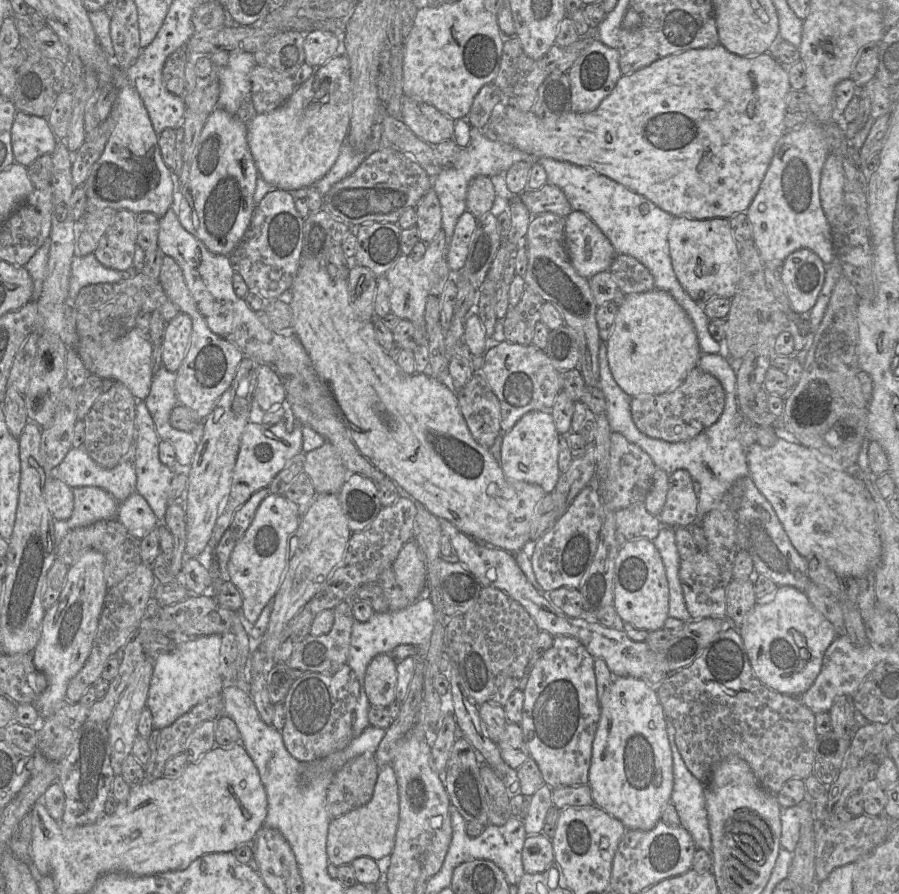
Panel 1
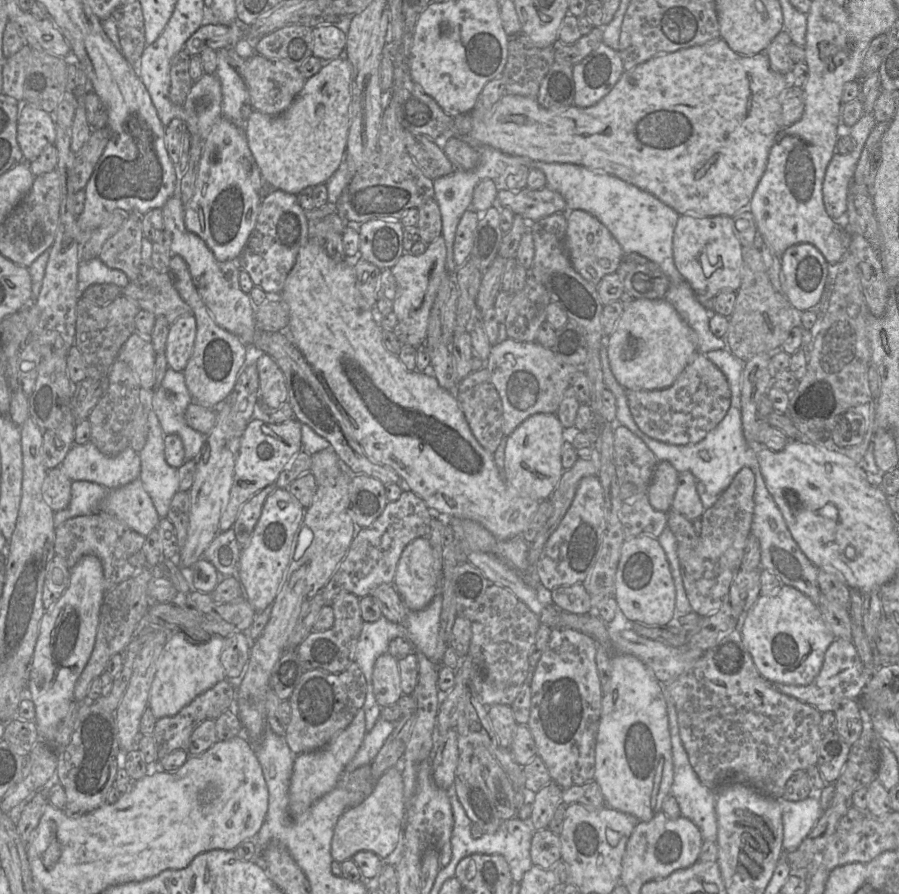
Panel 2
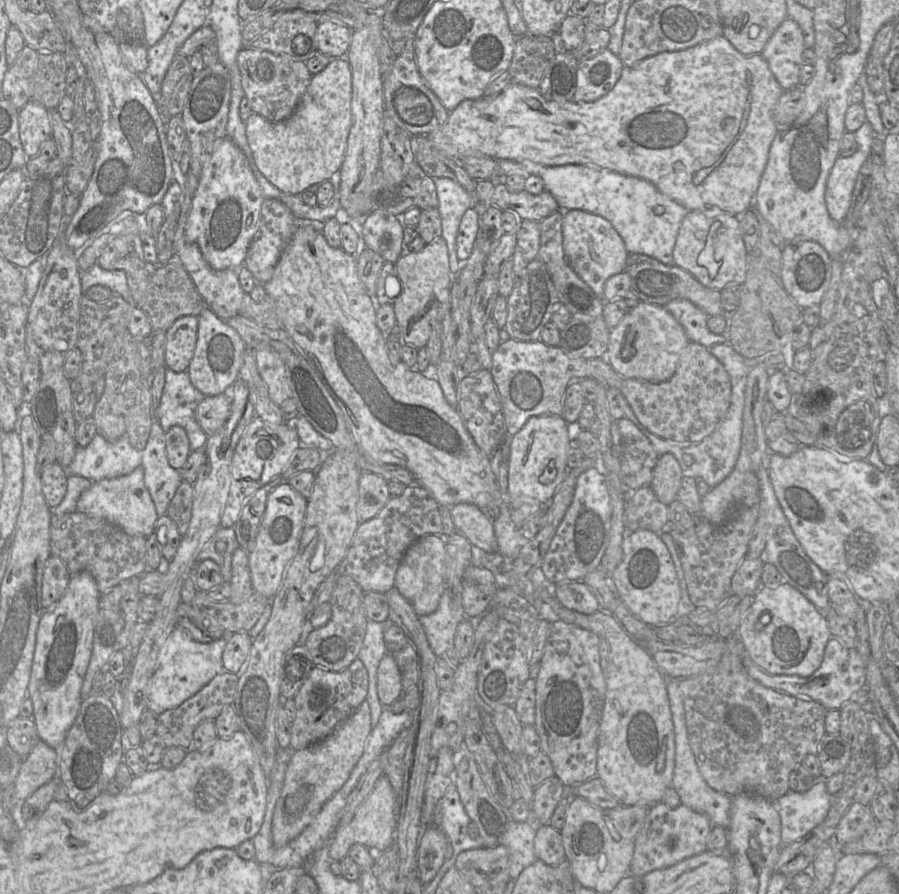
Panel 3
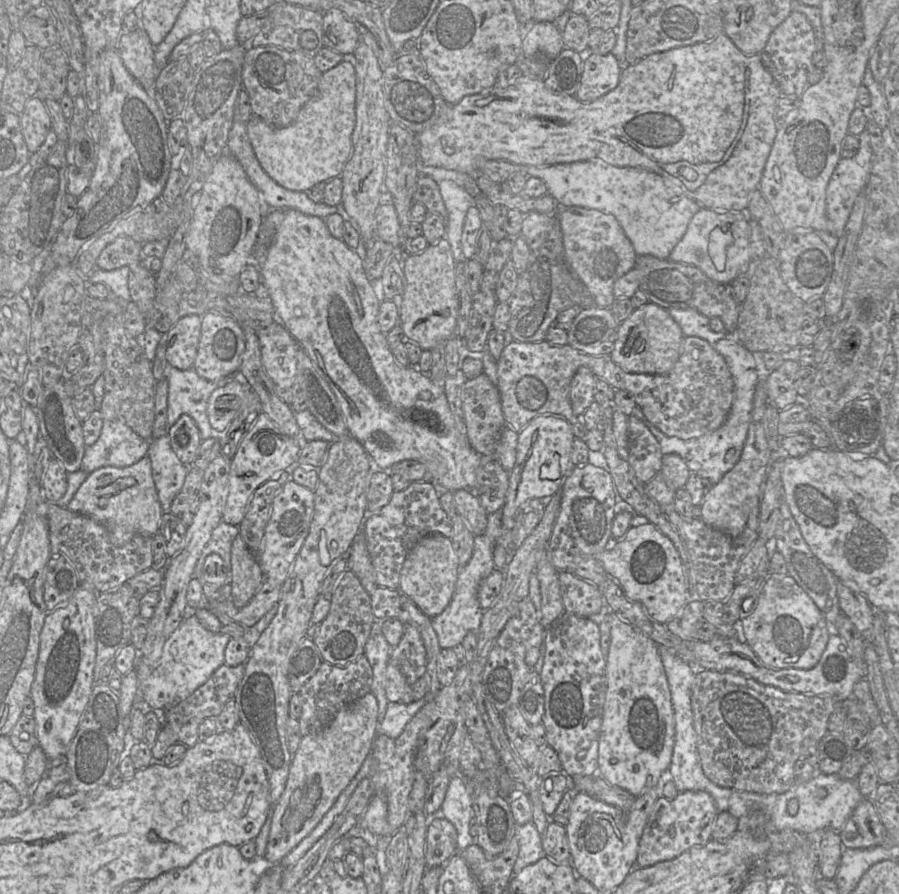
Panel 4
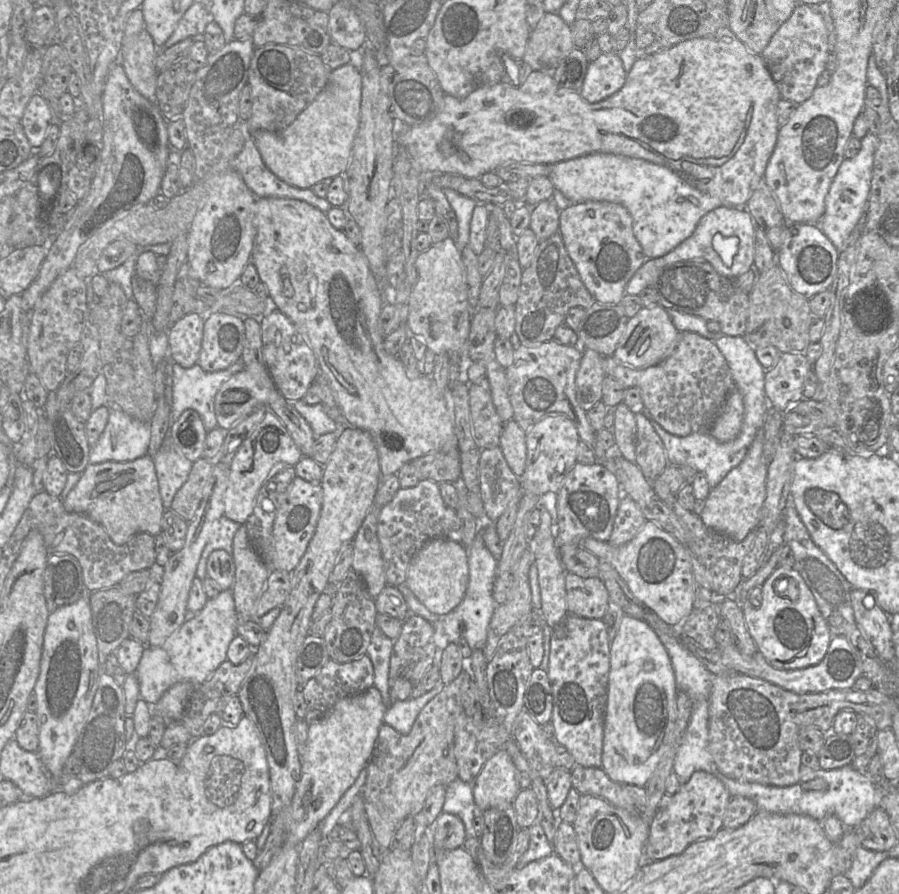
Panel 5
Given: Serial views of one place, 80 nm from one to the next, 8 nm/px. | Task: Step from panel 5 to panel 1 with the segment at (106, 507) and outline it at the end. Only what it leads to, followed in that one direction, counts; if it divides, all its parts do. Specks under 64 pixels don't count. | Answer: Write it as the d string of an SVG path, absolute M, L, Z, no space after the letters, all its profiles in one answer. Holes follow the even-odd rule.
M138 492L118 503L116 519L136 538L143 539L158 527L159 520L148 502Z

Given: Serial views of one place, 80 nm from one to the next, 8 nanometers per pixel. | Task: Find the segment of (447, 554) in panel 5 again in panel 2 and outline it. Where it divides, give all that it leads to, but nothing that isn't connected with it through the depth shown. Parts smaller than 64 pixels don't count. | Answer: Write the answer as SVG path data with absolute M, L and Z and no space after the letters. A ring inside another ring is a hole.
M419 537L406 545L396 566L393 585L409 610L422 610L432 601L438 578L428 538Z

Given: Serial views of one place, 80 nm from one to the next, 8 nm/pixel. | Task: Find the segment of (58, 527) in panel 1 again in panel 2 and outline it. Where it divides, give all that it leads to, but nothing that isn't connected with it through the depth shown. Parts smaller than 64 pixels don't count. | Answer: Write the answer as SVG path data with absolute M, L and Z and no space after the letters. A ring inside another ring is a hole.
M73 481L70 503L64 510L54 513L54 527L57 528L70 518L100 512L108 491L105 487L94 482Z

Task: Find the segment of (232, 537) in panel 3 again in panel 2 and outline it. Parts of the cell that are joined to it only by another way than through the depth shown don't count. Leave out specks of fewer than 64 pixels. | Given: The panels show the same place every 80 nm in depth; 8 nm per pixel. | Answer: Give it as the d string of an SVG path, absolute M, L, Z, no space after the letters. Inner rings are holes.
M231 528L218 533L202 558L209 561L222 577L237 576L241 550L242 547Z

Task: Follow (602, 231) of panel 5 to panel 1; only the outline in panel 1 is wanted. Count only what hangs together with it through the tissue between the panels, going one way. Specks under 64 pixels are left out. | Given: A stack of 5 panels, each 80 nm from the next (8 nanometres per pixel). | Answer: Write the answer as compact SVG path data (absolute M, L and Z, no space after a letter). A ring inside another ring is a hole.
M572 210L566 217L565 245L575 270L586 279L608 271L617 254L609 239L582 211Z

